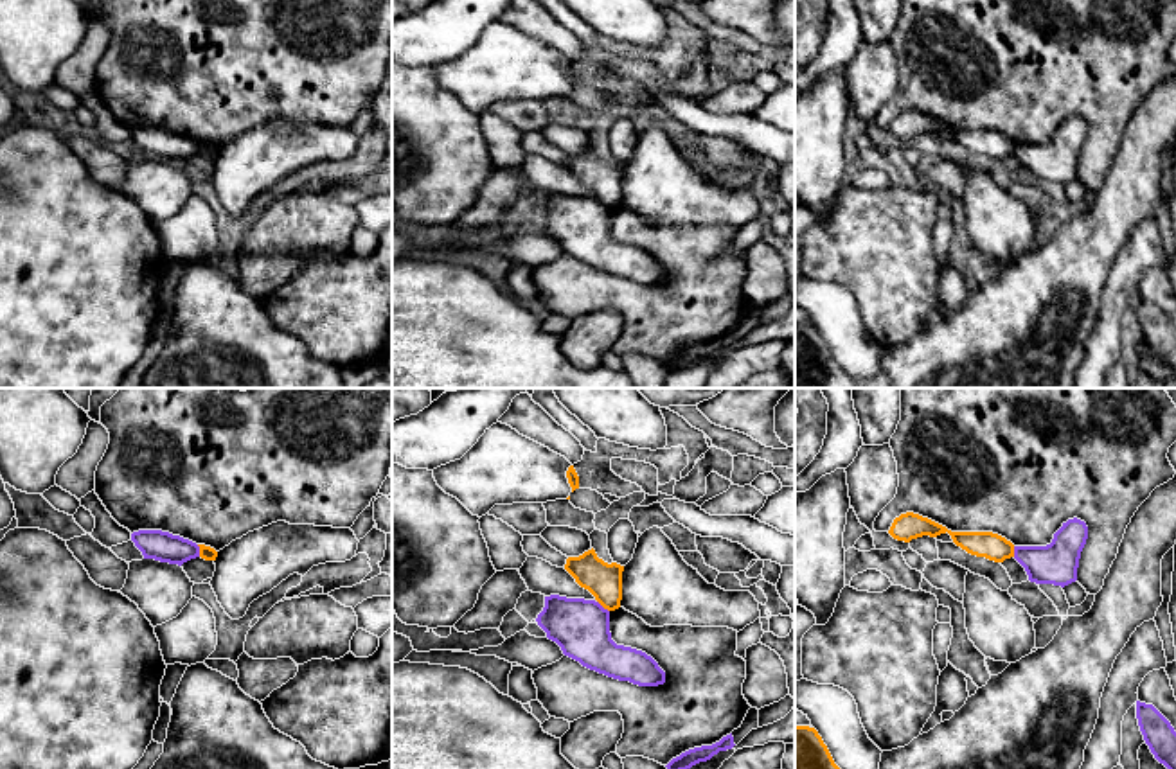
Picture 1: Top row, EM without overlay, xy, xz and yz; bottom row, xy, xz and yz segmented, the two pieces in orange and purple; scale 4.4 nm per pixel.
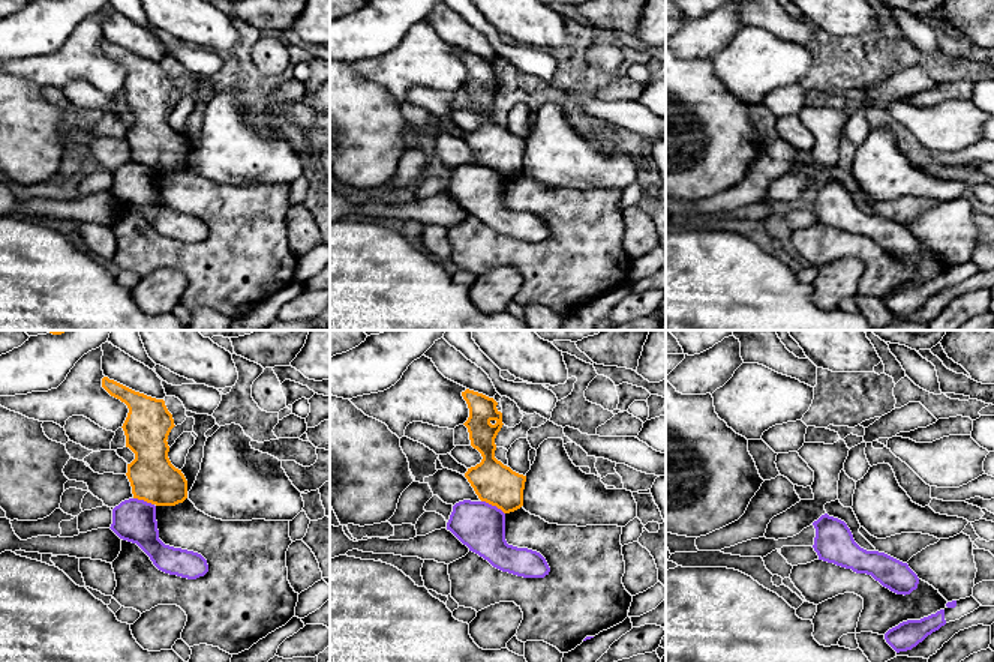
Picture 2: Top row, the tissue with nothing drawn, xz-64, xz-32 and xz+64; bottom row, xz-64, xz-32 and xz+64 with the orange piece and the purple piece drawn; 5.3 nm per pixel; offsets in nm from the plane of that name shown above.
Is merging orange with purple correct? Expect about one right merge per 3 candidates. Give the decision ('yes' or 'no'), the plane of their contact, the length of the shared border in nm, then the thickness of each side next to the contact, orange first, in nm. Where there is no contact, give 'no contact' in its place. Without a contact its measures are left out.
no | xy | 60 nm | 60/140 nm

